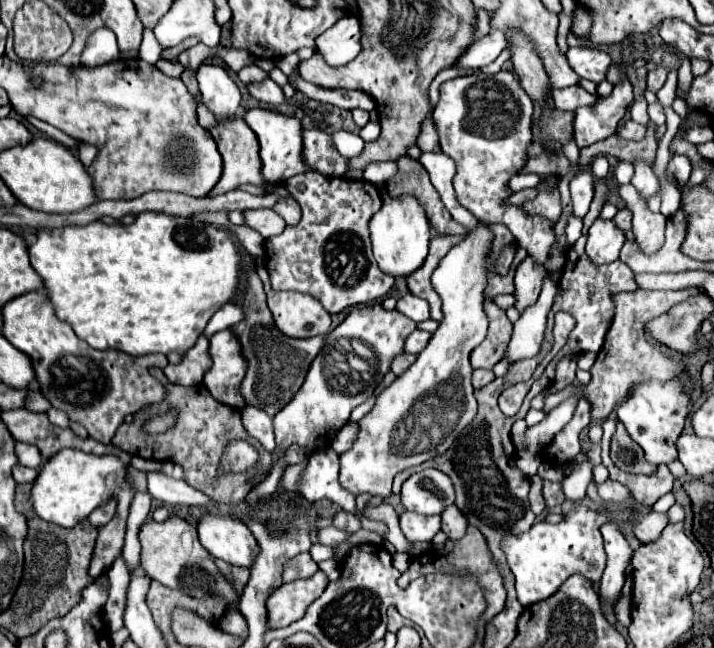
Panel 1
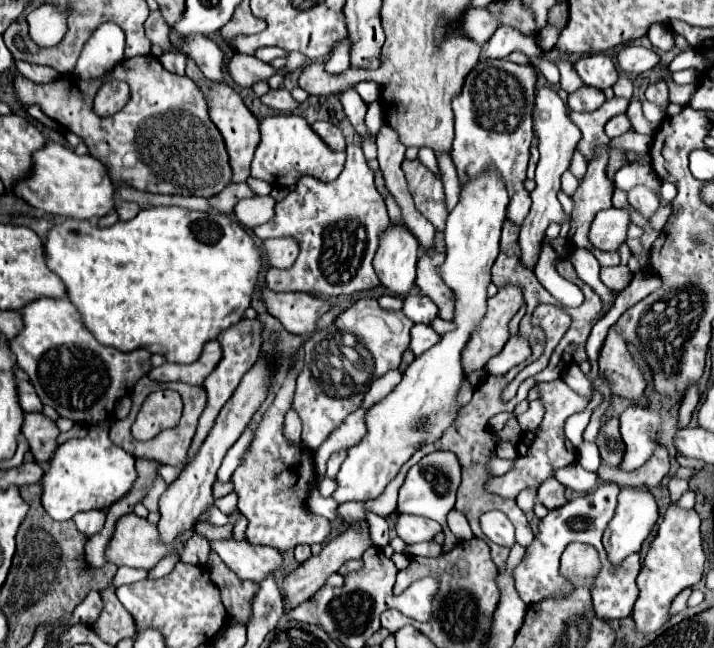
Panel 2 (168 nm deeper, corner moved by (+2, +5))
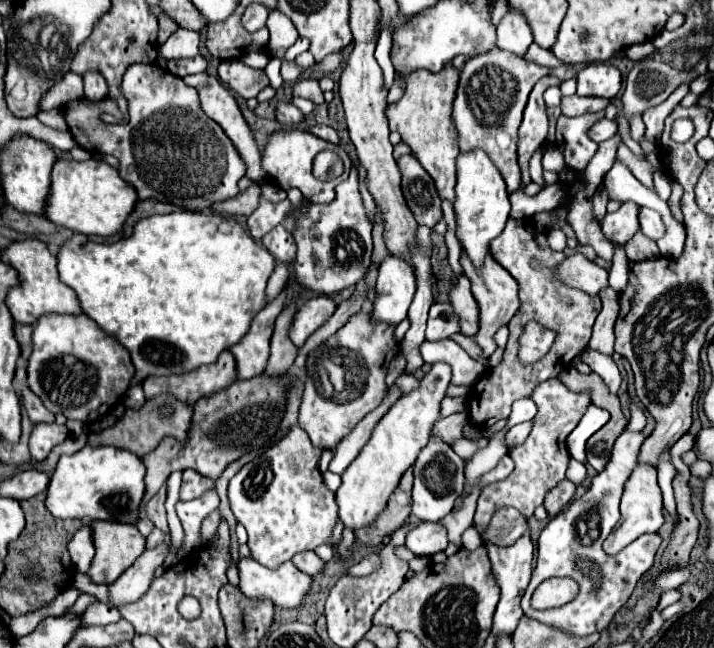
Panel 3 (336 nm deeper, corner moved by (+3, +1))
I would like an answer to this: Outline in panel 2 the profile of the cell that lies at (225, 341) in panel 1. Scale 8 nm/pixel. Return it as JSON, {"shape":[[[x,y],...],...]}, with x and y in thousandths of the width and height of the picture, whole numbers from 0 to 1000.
{"shape":[[[339,492],[336,498],[331,498],[331,505],[325,502],[325,505],[319,505],[314,514],[308,514],[308,517],[305,517],[305,526],[308,526],[308,532],[311,532],[311,557],[305,560],[305,569],[286,588],[286,600],[289,600],[289,606],[291,606],[291,622],[289,622],[286,637],[280,640],[275,670],[266,687],[266,693],[263,693],[263,705],[261,705],[261,711],[258,711],[255,718],[249,718],[249,721],[227,718],[224,727],[221,727],[235,748],[238,748],[246,736],[252,736],[252,730],[258,727],[258,721],[275,705],[275,699],[277,699],[283,681],[291,674],[291,668],[294,668],[294,664],[300,659],[300,650],[303,650],[308,631],[314,628],[314,622],[319,619],[322,606],[331,600],[331,594],[333,594],[336,585],[342,582],[342,576],[345,576],[345,573],[356,563],[356,557],[361,554],[361,548],[364,548],[364,532],[367,532],[367,498],[364,498],[361,492]]]}

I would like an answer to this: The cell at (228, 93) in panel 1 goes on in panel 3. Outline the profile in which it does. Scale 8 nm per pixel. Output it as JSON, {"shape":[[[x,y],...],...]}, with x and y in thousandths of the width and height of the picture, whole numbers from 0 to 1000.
{"shape":[[[248,45],[228,69],[220,76],[220,91],[254,91],[282,85],[282,54],[279,48]]]}

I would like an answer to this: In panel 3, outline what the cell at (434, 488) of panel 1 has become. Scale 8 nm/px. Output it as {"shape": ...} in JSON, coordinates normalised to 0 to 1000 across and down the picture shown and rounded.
{"shape":[[[606,674],[578,718],[578,779],[576,792],[590,804],[615,804],[632,792],[640,764],[648,758],[648,708],[618,677]]]}

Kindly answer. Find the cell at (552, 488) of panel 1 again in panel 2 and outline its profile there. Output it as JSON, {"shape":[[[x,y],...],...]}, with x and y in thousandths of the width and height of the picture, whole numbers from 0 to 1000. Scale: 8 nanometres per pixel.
{"shape":[[[768,739],[768,742],[762,742],[762,748],[756,748],[756,755],[754,755],[754,773],[762,776],[768,785],[787,782],[787,779],[793,776],[790,758],[793,758],[793,752],[790,752],[784,742]]]}

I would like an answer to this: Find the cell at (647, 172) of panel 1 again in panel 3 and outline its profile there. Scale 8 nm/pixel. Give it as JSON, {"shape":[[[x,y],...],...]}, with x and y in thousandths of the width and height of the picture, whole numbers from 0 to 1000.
{"shape":[[[895,319],[895,344],[898,344],[898,356],[917,372],[931,360],[926,332],[920,326],[906,323],[906,319]]]}

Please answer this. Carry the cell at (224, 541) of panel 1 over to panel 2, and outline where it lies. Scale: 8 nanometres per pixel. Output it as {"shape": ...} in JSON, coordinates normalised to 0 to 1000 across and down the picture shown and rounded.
{"shape":[[[303,835],[297,847],[311,860],[311,866],[336,890],[356,900],[370,897],[373,890],[384,887],[387,878],[395,875],[395,853],[381,844],[350,841],[347,835]]]}

